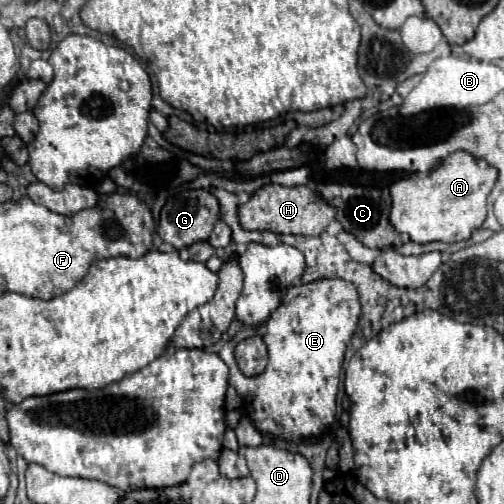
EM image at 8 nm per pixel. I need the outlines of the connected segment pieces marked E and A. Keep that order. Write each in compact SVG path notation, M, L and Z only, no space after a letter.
M316 279L312 283L300 283L300 285L292 285L288 287L288 299L282 301L282 305L272 313L272 317L268 319L266 325L254 329L254 327L242 327L240 333L234 335L234 339L230 341L232 345L240 343L242 339L246 337L252 337L252 335L260 335L268 347L268 365L266 365L266 371L258 377L244 377L240 371L230 371L230 387L236 389L240 401L242 401L242 411L252 419L252 423L256 425L256 429L260 433L266 433L266 435L274 435L278 439L286 439L288 443L302 443L304 439L308 437L316 437L316 439L322 439L324 431L334 423L334 417L336 417L336 393L338 393L338 383L340 383L340 371L342 371L342 363L344 363L344 351L346 351L346 345L350 343L356 327L358 327L358 319L360 319L360 297L358 297L358 291L356 287L352 287L352 283L344 281L344 279Z
M466 151L452 153L436 171L417 173L390 187L392 227L414 243L466 241L486 219L486 197L490 195L498 171L486 161L478 161Z

